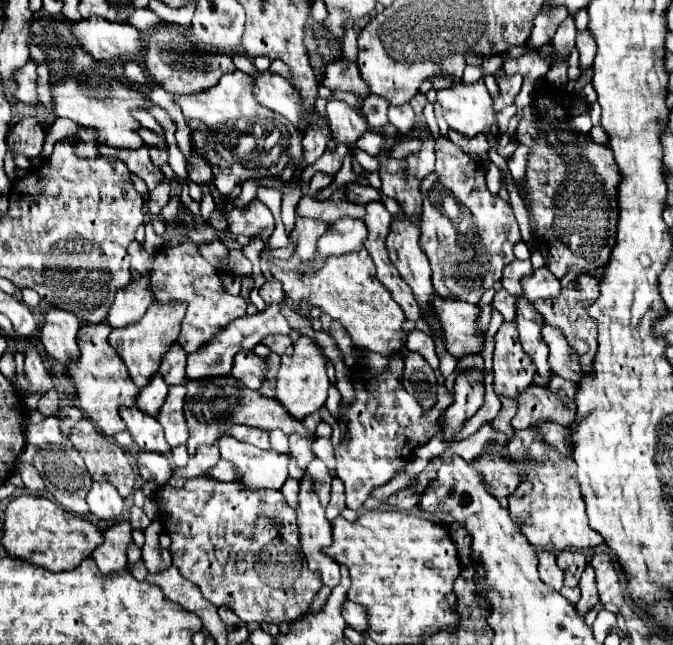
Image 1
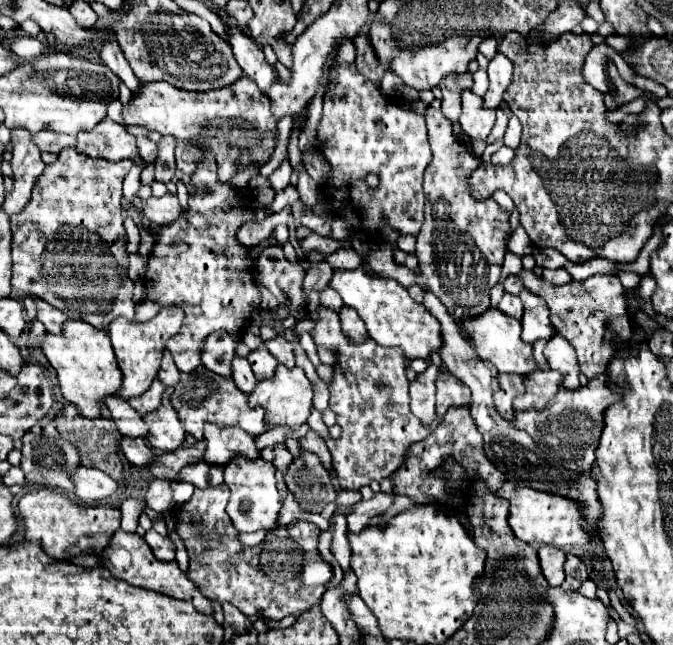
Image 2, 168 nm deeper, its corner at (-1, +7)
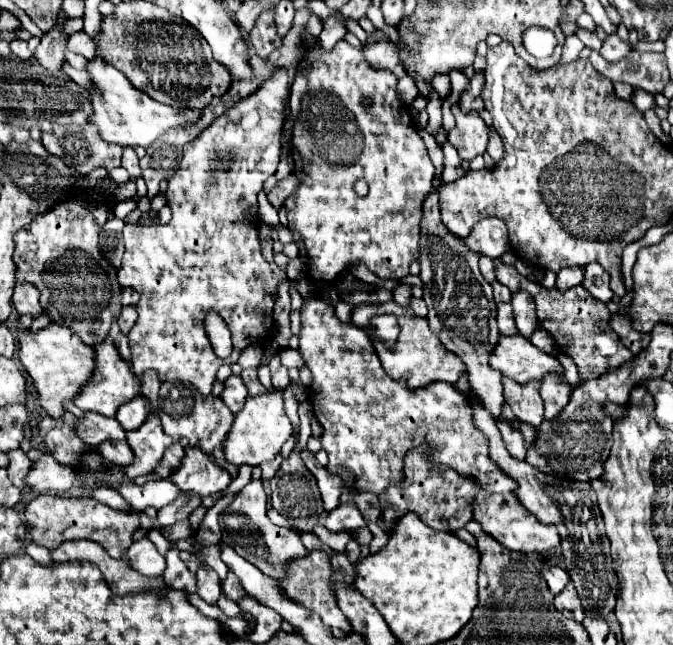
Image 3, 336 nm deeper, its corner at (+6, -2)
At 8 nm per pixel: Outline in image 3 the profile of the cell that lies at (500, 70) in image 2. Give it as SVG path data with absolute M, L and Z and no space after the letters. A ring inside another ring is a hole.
M475 73L473 79L469 79L467 87L461 91L459 95L459 105L463 111L481 111L483 103L481 103L481 87L483 87L485 75L483 73Z

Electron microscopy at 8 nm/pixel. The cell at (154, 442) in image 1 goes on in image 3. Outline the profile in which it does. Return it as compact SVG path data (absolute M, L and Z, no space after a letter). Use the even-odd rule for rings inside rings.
M89 411L77 419L75 433L83 443L91 447L97 447L101 441L125 439L125 431L117 427L117 419L109 419L97 413L89 413Z

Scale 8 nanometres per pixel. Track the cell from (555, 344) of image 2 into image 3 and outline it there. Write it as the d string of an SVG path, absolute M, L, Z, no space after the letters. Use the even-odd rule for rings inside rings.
M547 375L541 383L541 397L545 401L545 419L549 421L549 419L555 419L569 403L571 387L561 383L557 375Z

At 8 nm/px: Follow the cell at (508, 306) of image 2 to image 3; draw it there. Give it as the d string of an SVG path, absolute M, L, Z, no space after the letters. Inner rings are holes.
M501 303L497 305L497 325L501 335L517 335L517 327L515 327L515 319L513 319L513 309L509 303Z

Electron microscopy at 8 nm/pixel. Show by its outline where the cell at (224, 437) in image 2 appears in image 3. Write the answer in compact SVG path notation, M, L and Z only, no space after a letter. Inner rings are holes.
M187 447L181 465L169 477L183 493L193 495L213 495L217 491L225 491L231 483L231 475L227 469L219 467L197 447Z

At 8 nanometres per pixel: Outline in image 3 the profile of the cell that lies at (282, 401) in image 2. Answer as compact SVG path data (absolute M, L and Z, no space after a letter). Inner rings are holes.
M271 391L259 397L247 397L245 407L241 413L235 417L233 427L225 439L225 459L227 463L241 467L257 467L265 461L273 461L273 457L279 453L281 445L289 439L291 435L291 421L283 411L283 393L281 391Z

